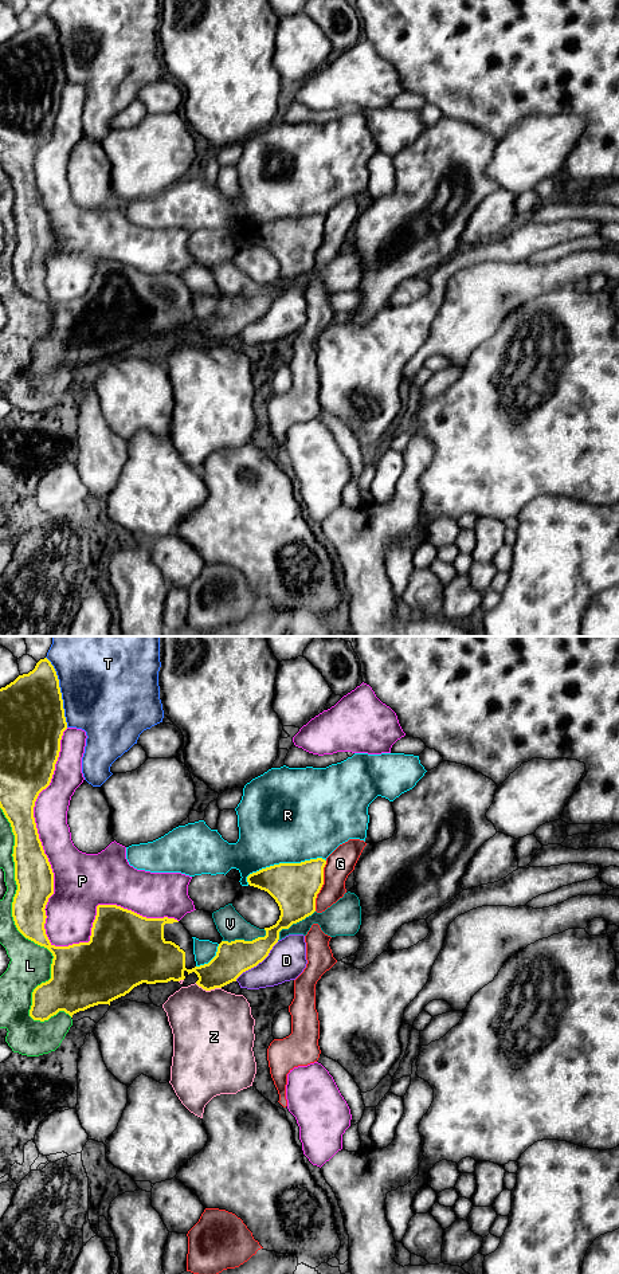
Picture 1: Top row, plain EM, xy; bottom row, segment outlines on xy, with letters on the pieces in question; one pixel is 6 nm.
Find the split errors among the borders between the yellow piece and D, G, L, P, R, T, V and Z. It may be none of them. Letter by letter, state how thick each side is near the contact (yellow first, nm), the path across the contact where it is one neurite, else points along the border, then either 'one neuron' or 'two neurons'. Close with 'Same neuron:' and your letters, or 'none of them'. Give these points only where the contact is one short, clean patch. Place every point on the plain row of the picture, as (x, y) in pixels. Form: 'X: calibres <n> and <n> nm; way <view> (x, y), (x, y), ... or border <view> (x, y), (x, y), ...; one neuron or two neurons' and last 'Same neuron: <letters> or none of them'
D: calibres 200 and 220 nm; two neurons
G: calibres 280 and 170 nm; way xy (294, 242), (321, 242), (340, 219); one neuron
L: calibres 200 and 240 nm; two neurons
P: calibres 220 and 300 nm; two neurons
R: calibres 280 and 500 nm; two neurons
T: calibres 380 and 480 nm; two neurons
V: calibres 200 and 170 nm; two neurons
Z: calibres 200 and 480 nm; border xy (195, 338), (206, 345), (220, 344); two neurons
Same neuron: G

